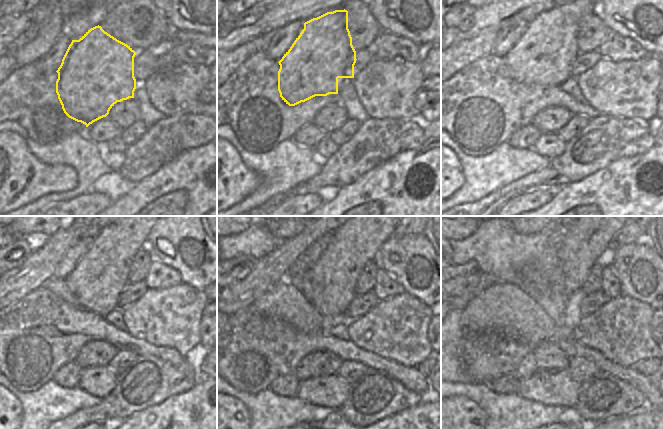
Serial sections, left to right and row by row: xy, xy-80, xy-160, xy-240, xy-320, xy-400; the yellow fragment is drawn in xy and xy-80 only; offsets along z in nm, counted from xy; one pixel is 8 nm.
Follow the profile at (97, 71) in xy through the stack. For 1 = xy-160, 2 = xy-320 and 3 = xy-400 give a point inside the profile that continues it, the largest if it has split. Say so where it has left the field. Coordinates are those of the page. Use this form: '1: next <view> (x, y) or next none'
1: next xy-160 (546, 53)
2: next xy-320 (358, 241)
3: next xy-400 (589, 236)

